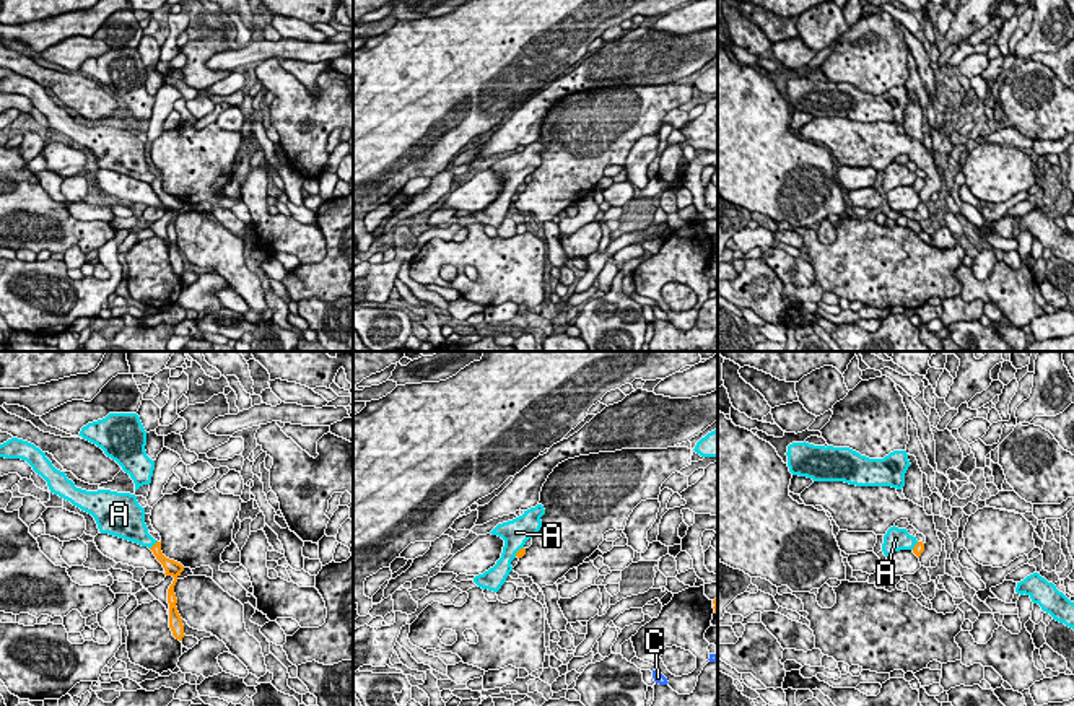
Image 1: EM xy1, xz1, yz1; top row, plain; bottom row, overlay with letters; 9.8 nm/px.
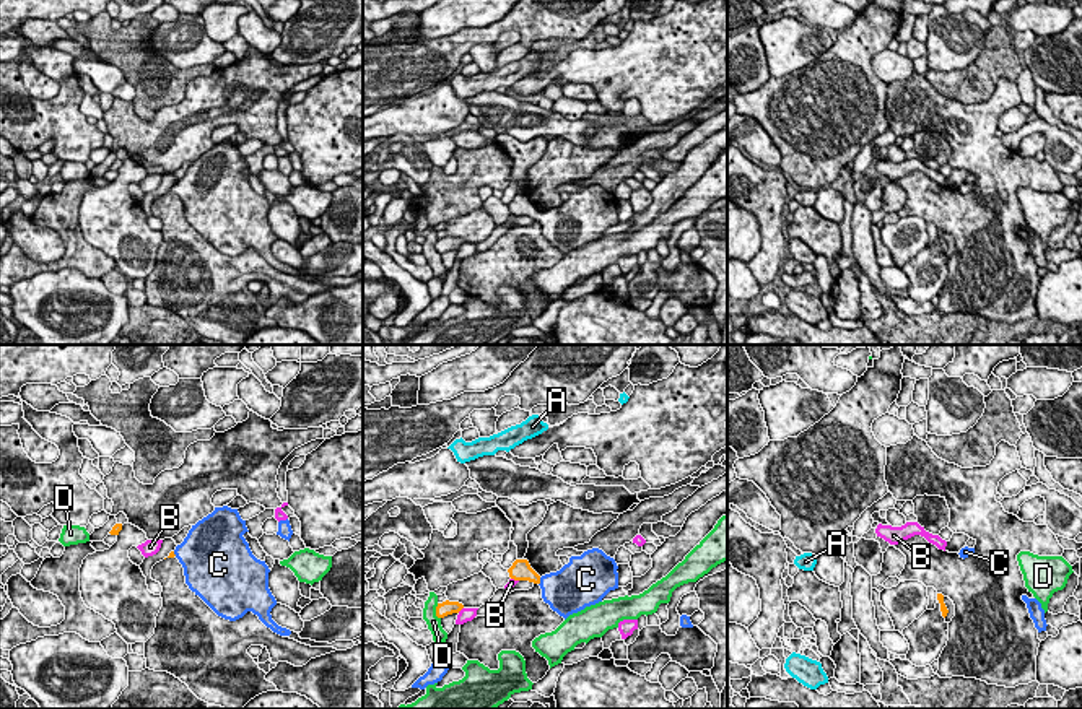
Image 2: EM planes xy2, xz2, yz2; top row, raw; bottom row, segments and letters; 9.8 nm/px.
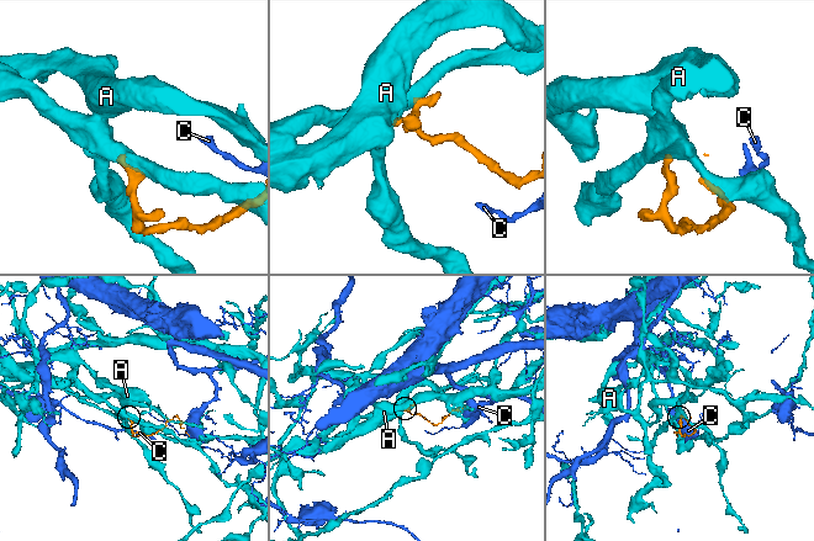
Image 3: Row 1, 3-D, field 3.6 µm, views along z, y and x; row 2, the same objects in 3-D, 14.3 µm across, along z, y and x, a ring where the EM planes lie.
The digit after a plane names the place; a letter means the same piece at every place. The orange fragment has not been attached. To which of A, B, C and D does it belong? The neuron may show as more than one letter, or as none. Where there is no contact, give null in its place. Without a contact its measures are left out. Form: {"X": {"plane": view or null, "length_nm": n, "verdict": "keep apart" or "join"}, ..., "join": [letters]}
{"A": {"plane": "xy1", "length_nm": 120, "verdict": "keep apart"}, "B": {"plane": "xz2", "length_nm": 80, "verdict": "keep apart"}, "C": {"plane": "xz2", "length_nm": 80, "verdict": "join"}, "D": {"plane": "xz2", "length_nm": 160, "verdict": "keep apart"}, "join": ["C"]}

